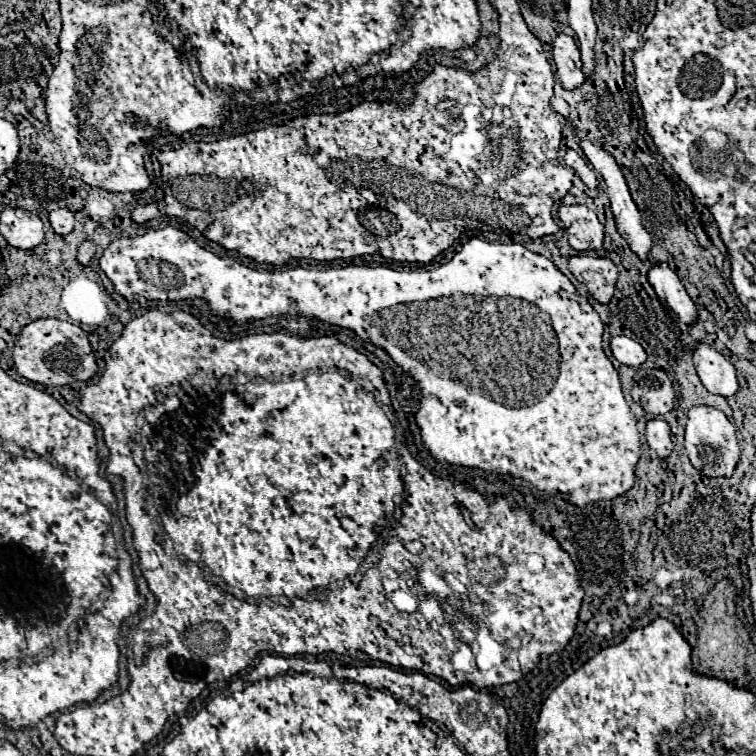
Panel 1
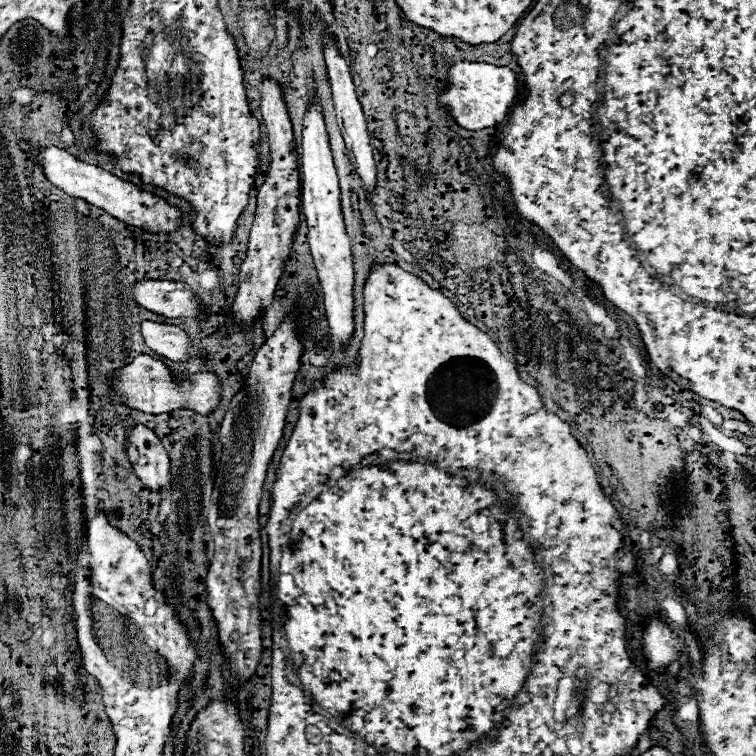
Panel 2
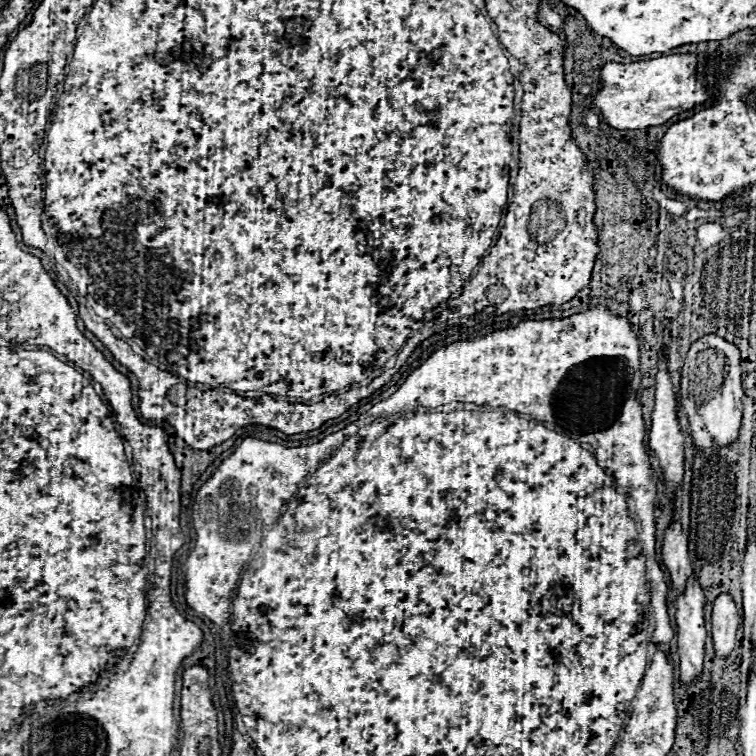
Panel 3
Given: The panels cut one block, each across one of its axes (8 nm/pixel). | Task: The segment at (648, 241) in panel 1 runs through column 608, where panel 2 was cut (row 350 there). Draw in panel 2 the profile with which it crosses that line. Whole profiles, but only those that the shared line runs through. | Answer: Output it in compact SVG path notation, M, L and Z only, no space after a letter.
M142 322L142 336L148 348L152 348L160 356L166 356L168 360L180 362L188 360L190 358L188 354L196 354L192 340L178 326L160 322Z

